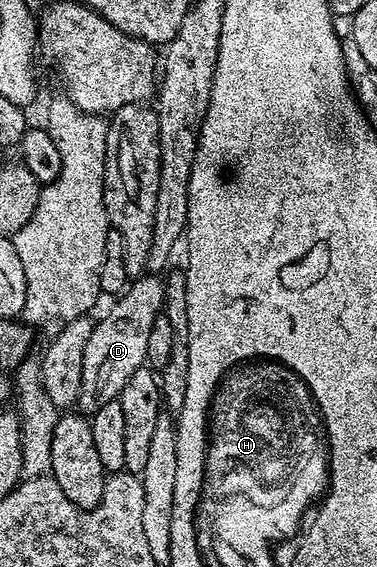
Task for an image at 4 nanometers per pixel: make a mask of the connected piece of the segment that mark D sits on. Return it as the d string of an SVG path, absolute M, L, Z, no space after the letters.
M156 274L134 278L125 294L116 296L113 308L93 324L93 332L83 353L83 385L76 401L82 412L92 413L105 403L117 401L131 375L146 366L147 339L153 323L165 305L165 284Z

